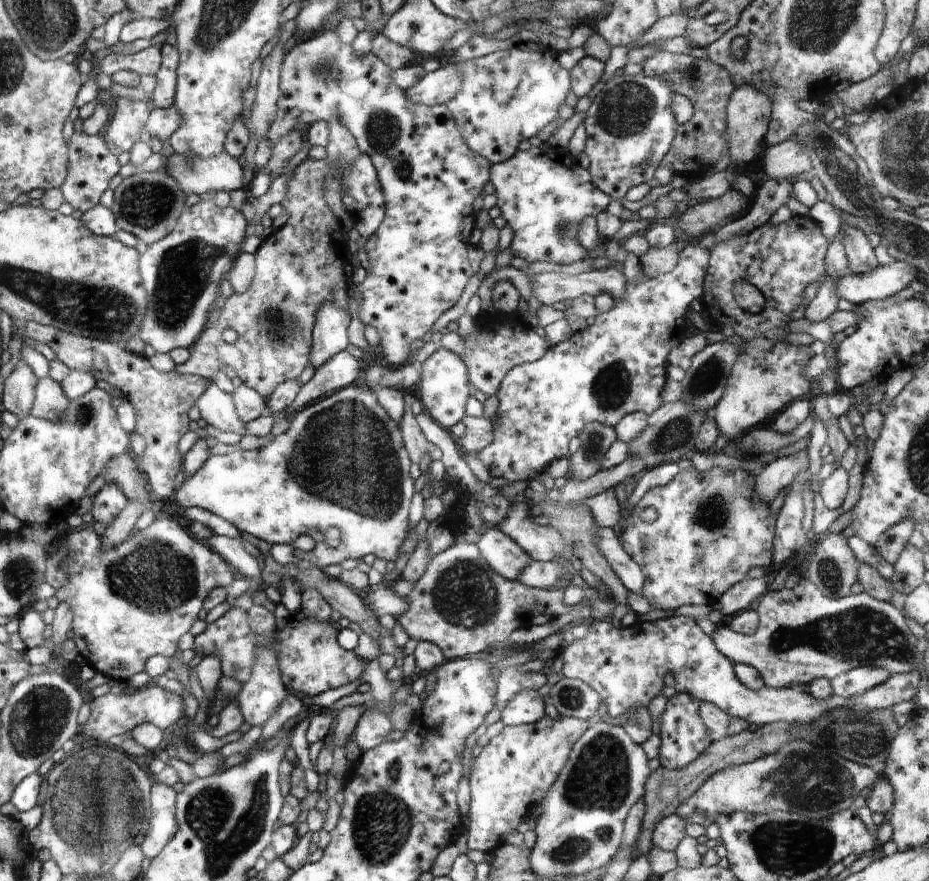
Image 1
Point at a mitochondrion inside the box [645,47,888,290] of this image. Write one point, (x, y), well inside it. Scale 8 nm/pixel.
(690, 75)

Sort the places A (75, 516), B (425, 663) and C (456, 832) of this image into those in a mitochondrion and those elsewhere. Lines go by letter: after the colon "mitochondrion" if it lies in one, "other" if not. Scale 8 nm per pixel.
A: other
B: other
C: other

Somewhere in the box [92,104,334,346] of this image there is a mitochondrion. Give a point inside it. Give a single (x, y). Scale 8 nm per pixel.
(184, 270)

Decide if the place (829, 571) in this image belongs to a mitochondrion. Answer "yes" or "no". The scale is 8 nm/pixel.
yes

